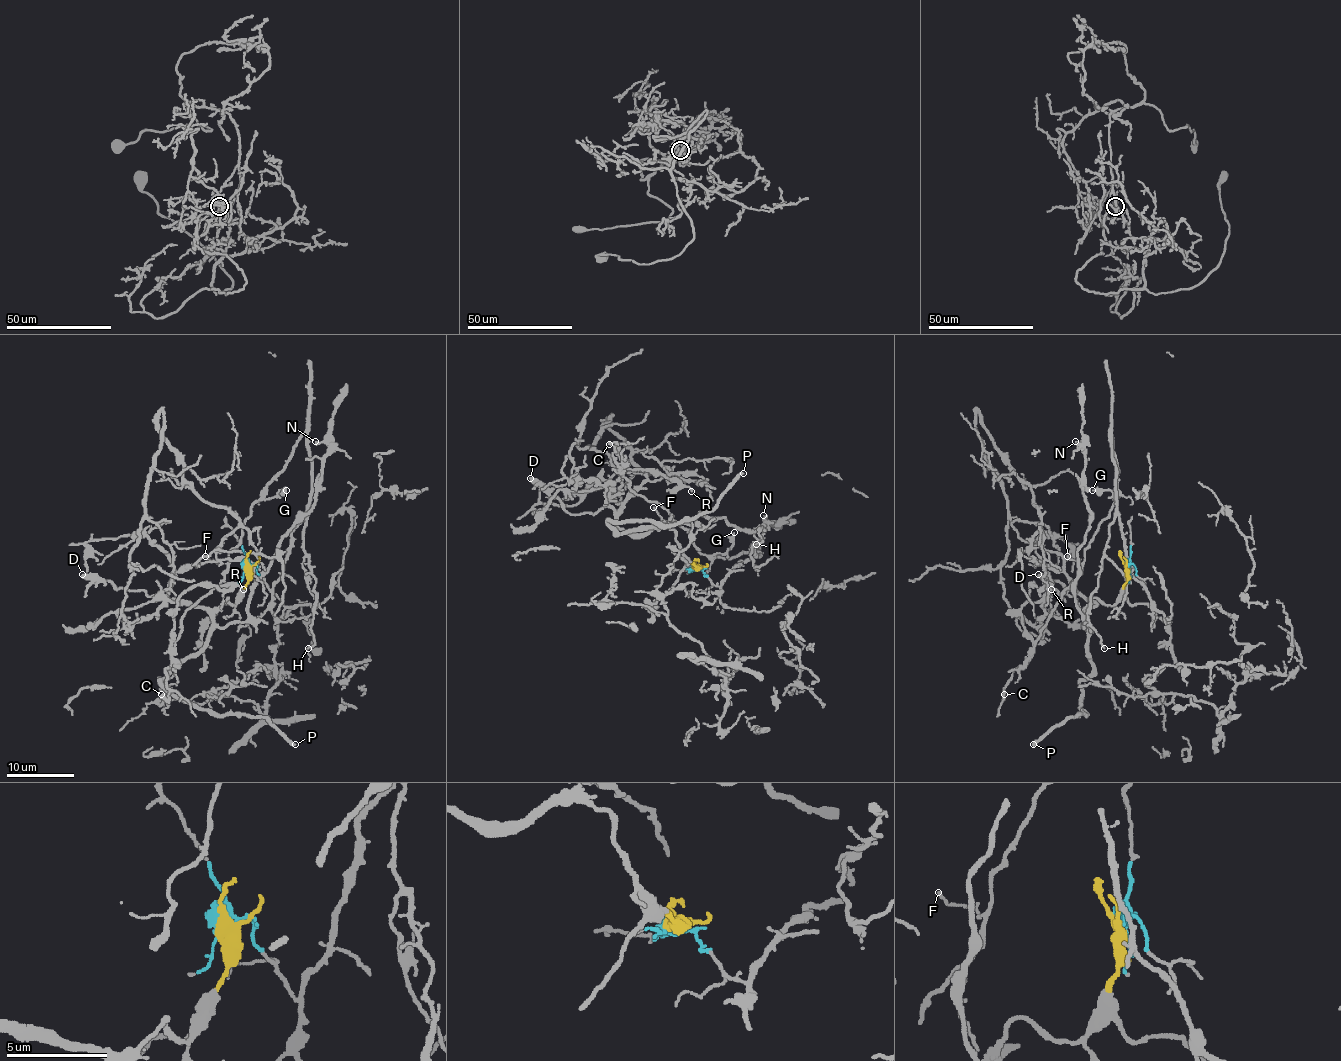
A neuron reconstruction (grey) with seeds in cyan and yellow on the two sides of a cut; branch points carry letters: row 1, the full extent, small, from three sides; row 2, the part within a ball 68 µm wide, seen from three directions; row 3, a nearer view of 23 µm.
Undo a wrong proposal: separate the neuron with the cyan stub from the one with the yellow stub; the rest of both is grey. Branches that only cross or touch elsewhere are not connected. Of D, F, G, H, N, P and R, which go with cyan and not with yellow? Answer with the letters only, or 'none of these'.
F, G, H

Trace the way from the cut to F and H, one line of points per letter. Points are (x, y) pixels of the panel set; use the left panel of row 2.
F: (247, 566), (270, 590), (282, 575), (309, 501), (304, 435), (228, 561), (205, 556)
H: (247, 566), (270, 590), (306, 517), (316, 586), (307, 648)

